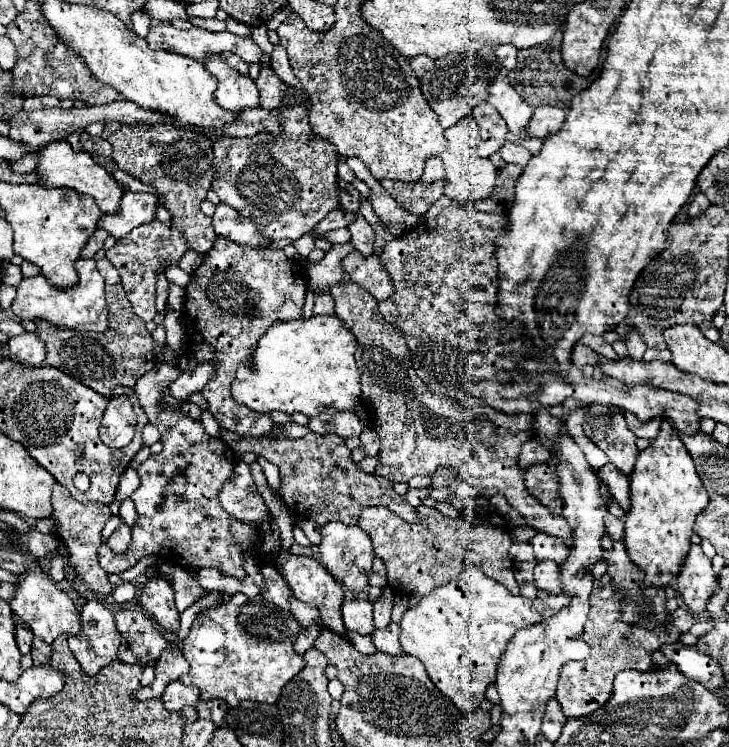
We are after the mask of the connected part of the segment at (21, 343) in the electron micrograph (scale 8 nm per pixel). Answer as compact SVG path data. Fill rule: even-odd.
M24 332L20 336L10 338L8 350L24 366L42 366L44 364L46 350L44 350L44 344L40 342L40 338L36 338L36 334Z

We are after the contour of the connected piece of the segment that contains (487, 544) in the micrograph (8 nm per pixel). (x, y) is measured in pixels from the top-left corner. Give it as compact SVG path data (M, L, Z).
M424 504L418 506L418 514L420 514L420 522L416 522L416 524L404 522L402 518L398 518L384 506L370 506L370 508L362 510L362 514L360 514L358 526L370 534L376 556L382 558L386 564L388 586L396 594L414 594L416 592L416 594L424 596L424 594L432 592L434 588L446 584L448 580L454 580L462 572L462 568L468 564L480 568L486 576L498 580L506 588L518 588L518 582L514 580L514 562L508 556L508 548L512 546L512 536L510 536L508 528L504 528L504 526L500 526L500 528L498 526L464 526L464 524L458 524L456 518L446 518L436 508L428 508Z

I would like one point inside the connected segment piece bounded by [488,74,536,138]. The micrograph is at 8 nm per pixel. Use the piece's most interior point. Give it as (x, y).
(517, 112)

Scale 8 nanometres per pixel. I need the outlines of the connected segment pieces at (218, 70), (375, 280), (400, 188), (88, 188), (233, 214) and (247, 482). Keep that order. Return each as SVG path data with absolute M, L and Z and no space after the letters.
M206 54L206 58L202 60L204 68L218 80L218 90L214 92L214 102L226 110L242 110L242 108L256 108L258 106L258 90L256 90L256 84L248 78L248 76L240 76L240 72L232 70L226 62L224 62L224 56L220 54Z
M348 254L348 258L342 262L346 274L352 282L358 282L362 288L366 288L376 300L384 300L392 296L392 278L388 270L382 264L382 258L378 254L370 254L364 258L362 254Z
M382 180L382 188L410 214L414 216L424 216L428 208L444 194L444 184L446 180L438 180L432 184L420 182L418 188L416 184L406 184L400 180Z
M58 140L58 142L50 142L50 144L34 150L34 154L38 156L36 174L44 186L50 186L50 188L52 186L58 186L58 188L66 186L66 188L74 188L80 194L92 196L96 206L104 214L112 214L118 210L122 190L118 188L116 180L100 164L96 164L92 160L92 156L88 152L74 152L66 140Z
M219 203L212 216L212 226L218 236L224 236L238 244L248 244L260 248L268 242L268 238L260 236L254 222L242 218L240 214L227 204Z
M244 462L236 464L234 476L220 492L220 502L228 514L242 522L262 522L262 518L268 514L268 508L250 476L250 466Z

